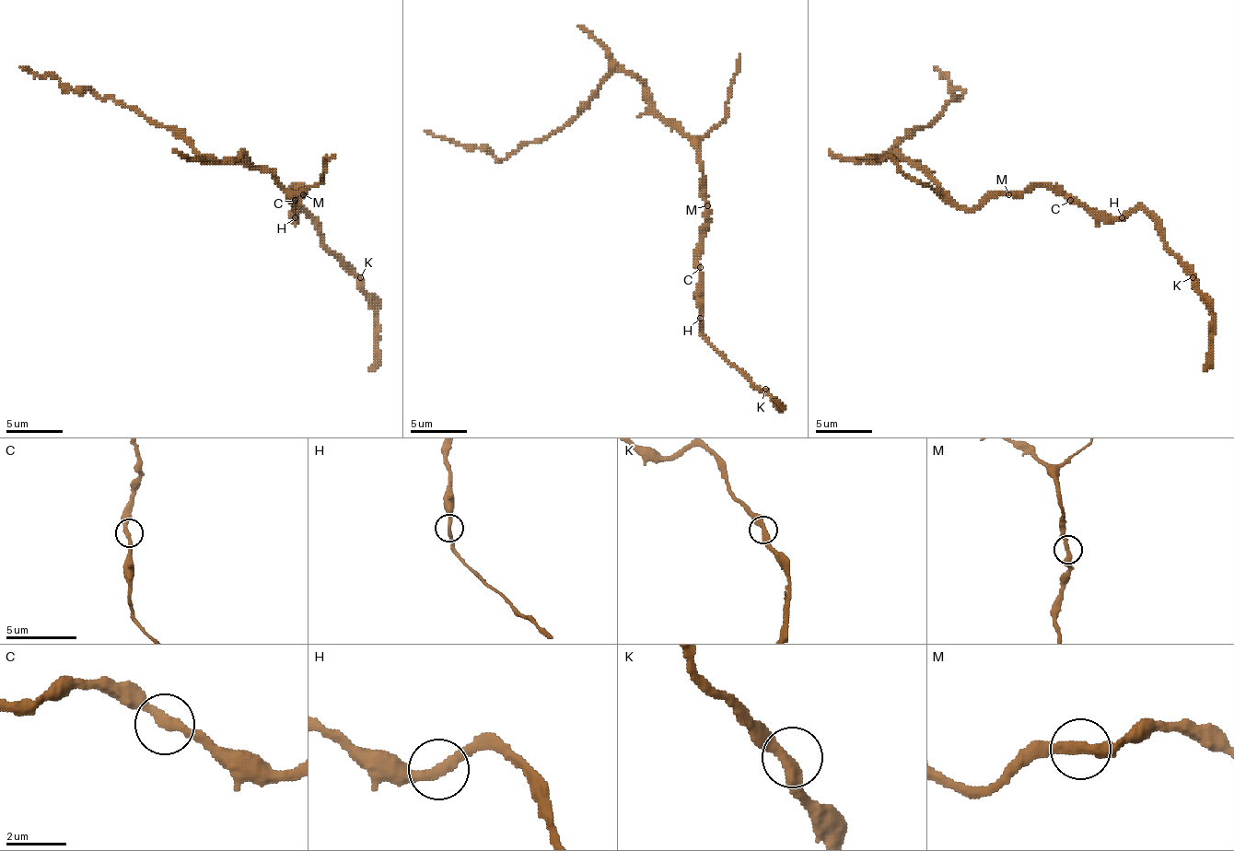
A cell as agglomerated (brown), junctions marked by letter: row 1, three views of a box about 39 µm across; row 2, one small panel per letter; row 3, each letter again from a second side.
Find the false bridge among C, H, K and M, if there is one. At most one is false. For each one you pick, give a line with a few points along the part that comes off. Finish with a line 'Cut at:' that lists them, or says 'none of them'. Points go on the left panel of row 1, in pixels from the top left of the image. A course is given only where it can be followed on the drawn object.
Cut at: none of them

